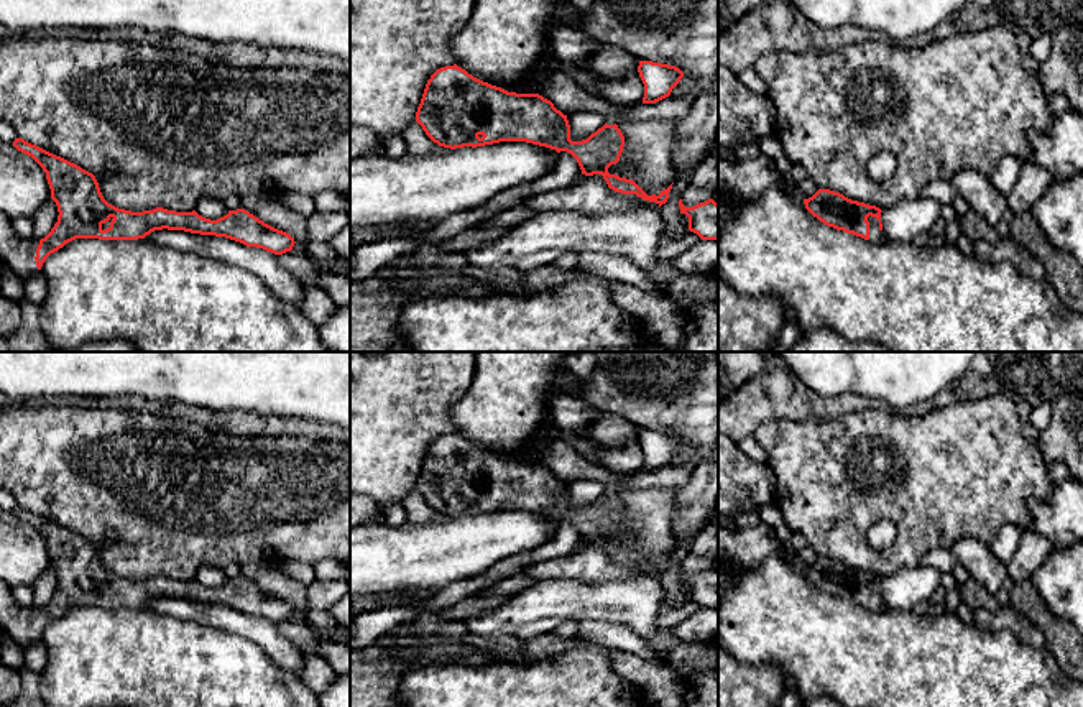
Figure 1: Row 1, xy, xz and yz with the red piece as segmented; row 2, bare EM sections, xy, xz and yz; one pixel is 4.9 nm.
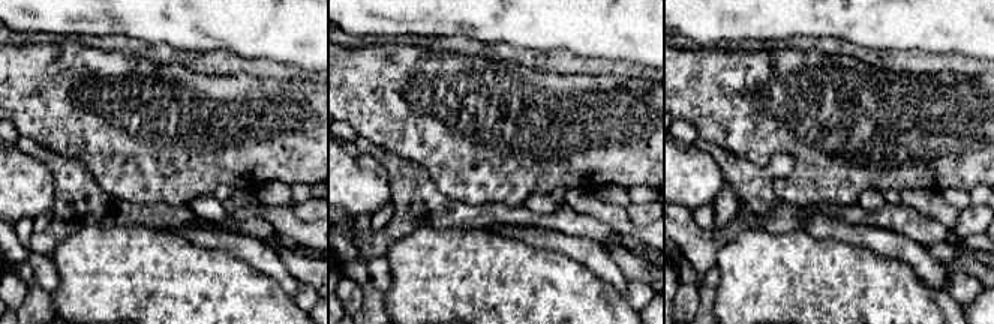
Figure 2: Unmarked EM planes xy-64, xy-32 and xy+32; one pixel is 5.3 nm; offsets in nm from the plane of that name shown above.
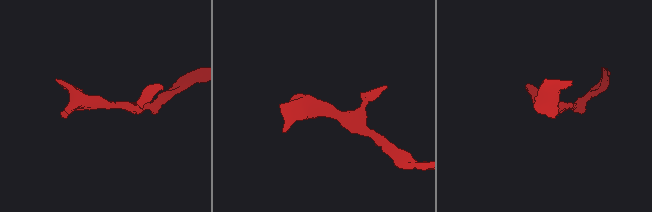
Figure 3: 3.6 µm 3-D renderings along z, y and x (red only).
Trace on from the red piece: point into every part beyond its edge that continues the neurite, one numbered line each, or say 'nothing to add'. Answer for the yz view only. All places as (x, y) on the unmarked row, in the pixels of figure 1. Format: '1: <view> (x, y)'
1: yz (875, 602)

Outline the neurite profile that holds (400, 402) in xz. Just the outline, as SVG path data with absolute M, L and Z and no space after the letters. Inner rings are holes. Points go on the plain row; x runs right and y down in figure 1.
M350 352L350 493L370 498L385 516L389 503L401 505L416 480L431 444L454 434L452 404L460 401L475 377L477 352Z

